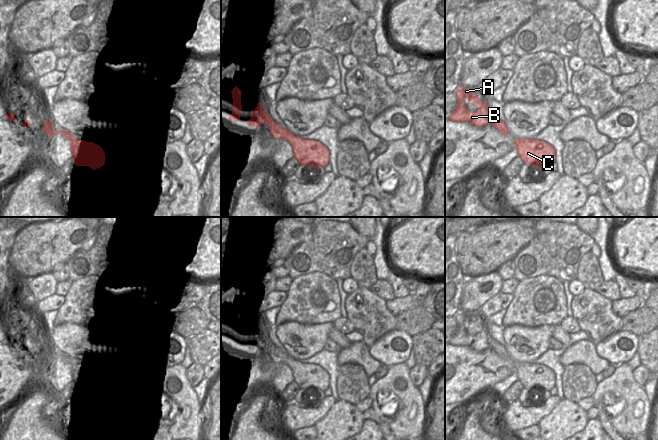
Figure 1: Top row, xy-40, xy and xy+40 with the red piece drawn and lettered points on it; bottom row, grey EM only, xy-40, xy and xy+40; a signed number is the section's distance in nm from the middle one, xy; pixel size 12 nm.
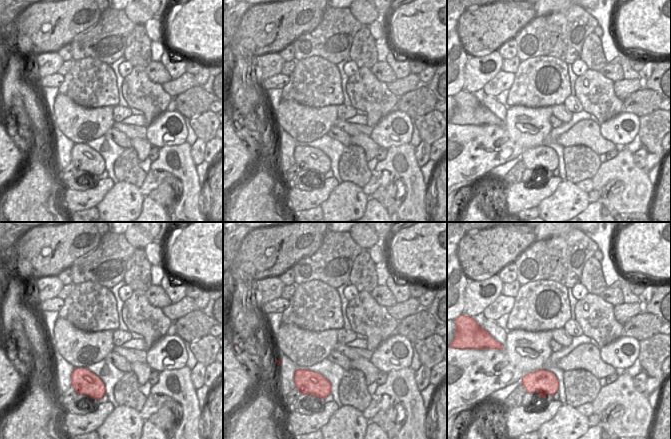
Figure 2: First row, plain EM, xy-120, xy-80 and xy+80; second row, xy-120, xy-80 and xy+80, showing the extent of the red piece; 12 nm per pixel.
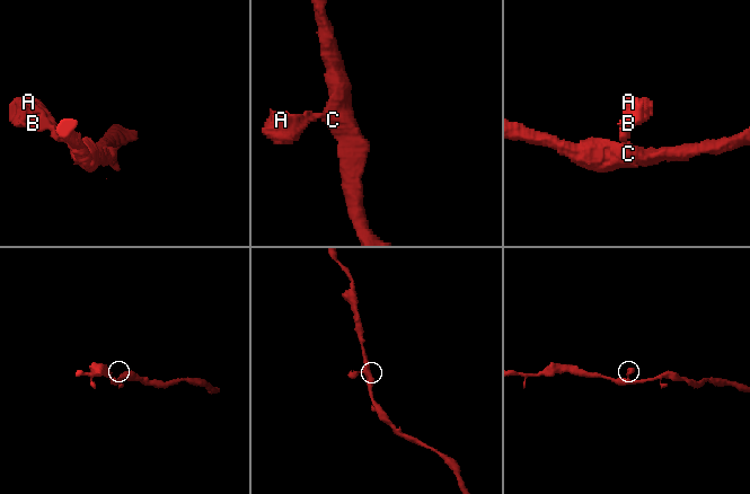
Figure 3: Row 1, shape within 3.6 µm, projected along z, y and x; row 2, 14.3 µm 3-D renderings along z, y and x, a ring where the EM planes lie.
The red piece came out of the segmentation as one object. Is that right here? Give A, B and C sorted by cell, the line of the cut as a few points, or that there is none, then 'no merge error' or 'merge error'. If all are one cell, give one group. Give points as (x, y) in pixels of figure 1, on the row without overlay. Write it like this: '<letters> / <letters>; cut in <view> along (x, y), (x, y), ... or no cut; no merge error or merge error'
A B C; no cut; no merge error

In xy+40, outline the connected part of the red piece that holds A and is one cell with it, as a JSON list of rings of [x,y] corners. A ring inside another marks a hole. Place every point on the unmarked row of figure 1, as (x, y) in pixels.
[[[459,310],[455,315],[457,322],[457,331],[451,337],[449,344],[453,346],[469,346],[476,351],[483,351],[491,348],[503,359],[508,359],[509,354],[506,346],[501,345],[489,335],[489,330],[481,324],[471,312]],[[465,323],[468,323],[473,331],[479,330],[480,332],[471,336],[465,329]]]

